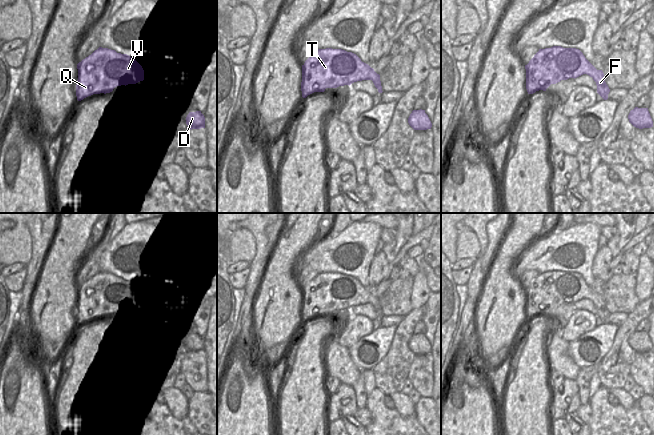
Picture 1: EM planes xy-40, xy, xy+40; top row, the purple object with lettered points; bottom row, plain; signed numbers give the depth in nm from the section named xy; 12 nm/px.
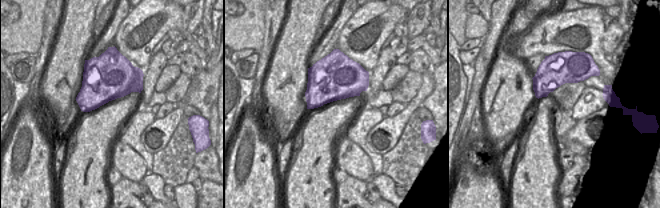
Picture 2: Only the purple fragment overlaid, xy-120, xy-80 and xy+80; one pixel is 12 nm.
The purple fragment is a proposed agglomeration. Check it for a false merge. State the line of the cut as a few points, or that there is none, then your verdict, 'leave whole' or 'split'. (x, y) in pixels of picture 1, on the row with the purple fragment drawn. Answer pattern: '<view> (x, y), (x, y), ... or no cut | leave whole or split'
no cut | leave whole

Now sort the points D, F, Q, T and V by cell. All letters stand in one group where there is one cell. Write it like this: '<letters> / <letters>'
D F Q T V

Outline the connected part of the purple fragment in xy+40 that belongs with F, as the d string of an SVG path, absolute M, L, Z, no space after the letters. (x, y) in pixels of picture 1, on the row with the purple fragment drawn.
M561 46L539 49L525 65L525 69L528 94L539 90L546 91L551 84L587 74L596 82L597 93L604 100L608 99L610 89L603 71L597 70L579 49Z

